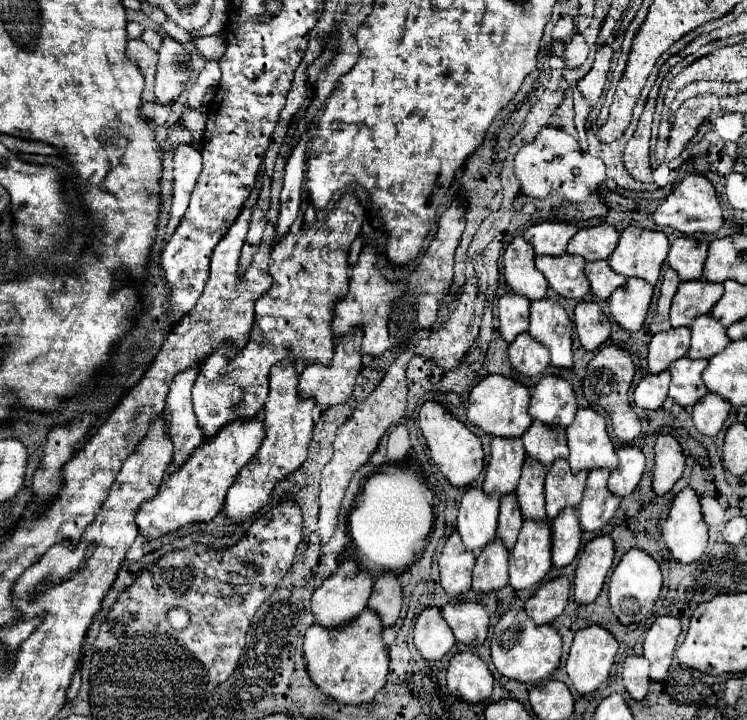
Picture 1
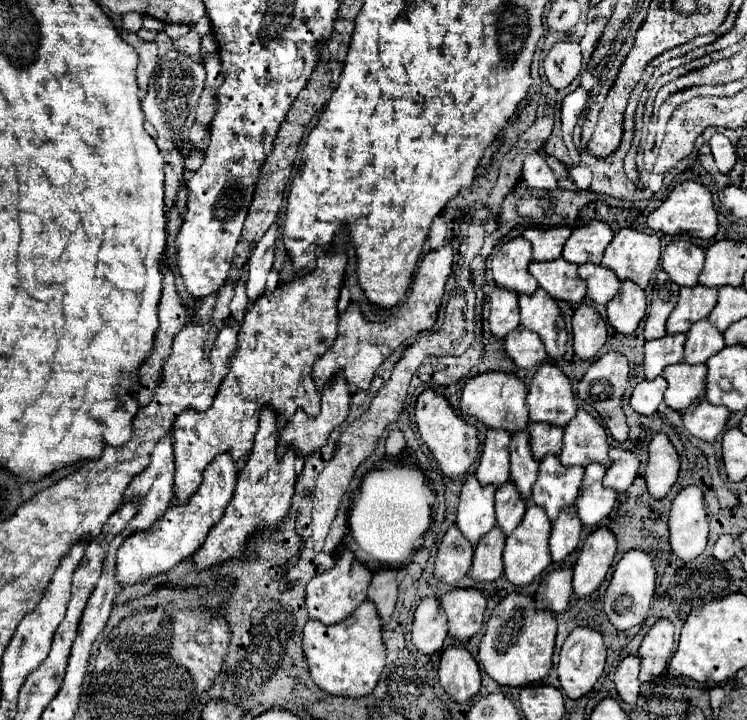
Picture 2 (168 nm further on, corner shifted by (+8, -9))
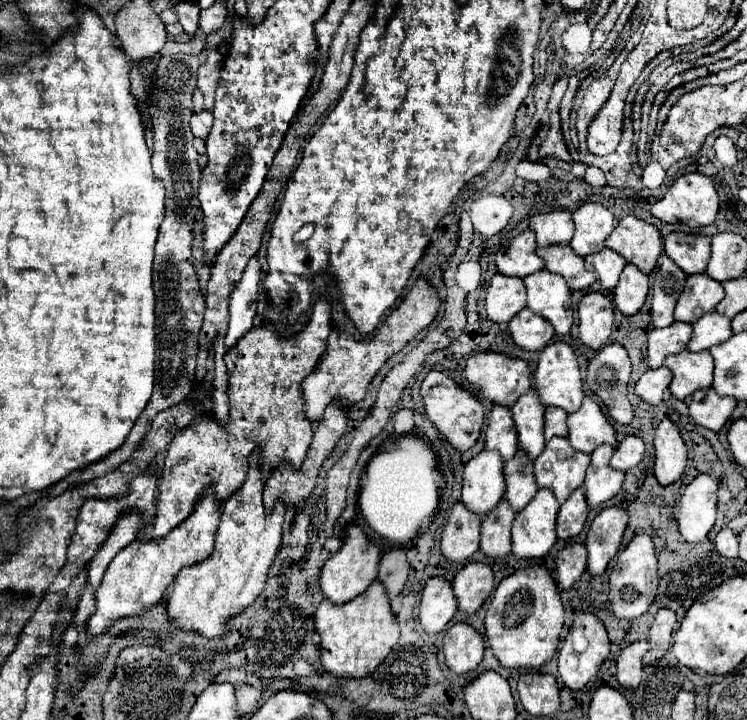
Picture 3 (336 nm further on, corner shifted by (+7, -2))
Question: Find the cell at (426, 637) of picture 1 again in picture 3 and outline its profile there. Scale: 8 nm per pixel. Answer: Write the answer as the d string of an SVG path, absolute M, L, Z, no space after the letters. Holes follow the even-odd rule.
M433 577L425 583L421 597L419 621L427 633L439 633L447 629L457 611L457 601L451 583L445 577Z

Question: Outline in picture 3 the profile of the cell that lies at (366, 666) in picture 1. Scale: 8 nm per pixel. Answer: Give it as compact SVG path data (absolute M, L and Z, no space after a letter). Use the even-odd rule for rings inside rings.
M373 581L365 593L347 605L331 605L331 601L323 599L315 613L315 627L321 635L321 663L335 677L359 679L371 675L399 641L399 623L381 581Z

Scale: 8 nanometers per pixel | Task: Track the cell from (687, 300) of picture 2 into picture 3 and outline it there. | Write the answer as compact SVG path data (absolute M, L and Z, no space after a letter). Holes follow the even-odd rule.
M707 273L689 275L685 289L675 307L675 321L695 323L701 315L715 311L717 303L723 297L725 297L723 285L719 281L707 277Z

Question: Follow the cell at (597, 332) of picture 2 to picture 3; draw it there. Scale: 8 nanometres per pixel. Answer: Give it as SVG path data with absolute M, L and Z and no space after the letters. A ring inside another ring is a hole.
M587 293L579 303L579 337L591 349L601 349L613 329L613 303L603 293Z

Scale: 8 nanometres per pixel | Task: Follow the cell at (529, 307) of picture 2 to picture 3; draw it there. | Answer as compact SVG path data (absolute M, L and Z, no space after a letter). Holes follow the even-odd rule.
M541 269L523 281L527 287L527 307L551 321L555 333L567 335L573 325L573 309L571 289L567 289L563 277Z

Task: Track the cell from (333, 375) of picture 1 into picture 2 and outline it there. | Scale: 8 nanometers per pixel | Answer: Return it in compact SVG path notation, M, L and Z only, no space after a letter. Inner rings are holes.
M342 374L330 378L330 382L326 384L326 388L322 390L322 408L318 416L310 416L302 410L298 410L298 414L292 416L292 420L288 424L284 424L284 428L280 430L280 442L278 442L278 454L286 452L290 446L294 446L296 452L302 452L302 456L306 458L308 454L312 454L314 450L322 448L326 444L328 434L340 426L346 416L350 412L350 388L346 384L346 378Z

